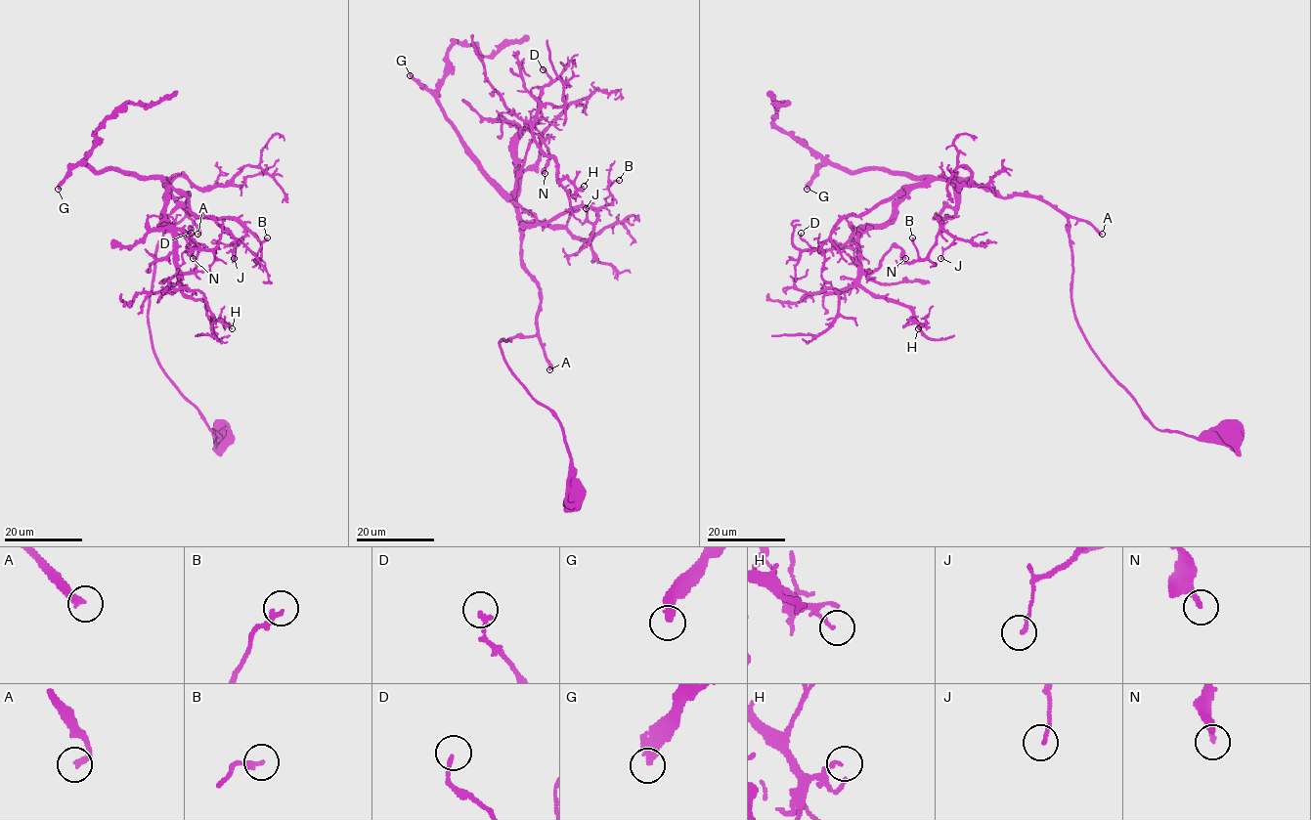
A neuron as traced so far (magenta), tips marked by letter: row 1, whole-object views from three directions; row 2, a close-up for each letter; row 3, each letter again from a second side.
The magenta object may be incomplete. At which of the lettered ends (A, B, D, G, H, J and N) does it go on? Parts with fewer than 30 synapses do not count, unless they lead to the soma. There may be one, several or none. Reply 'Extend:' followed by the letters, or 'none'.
Extend: A

